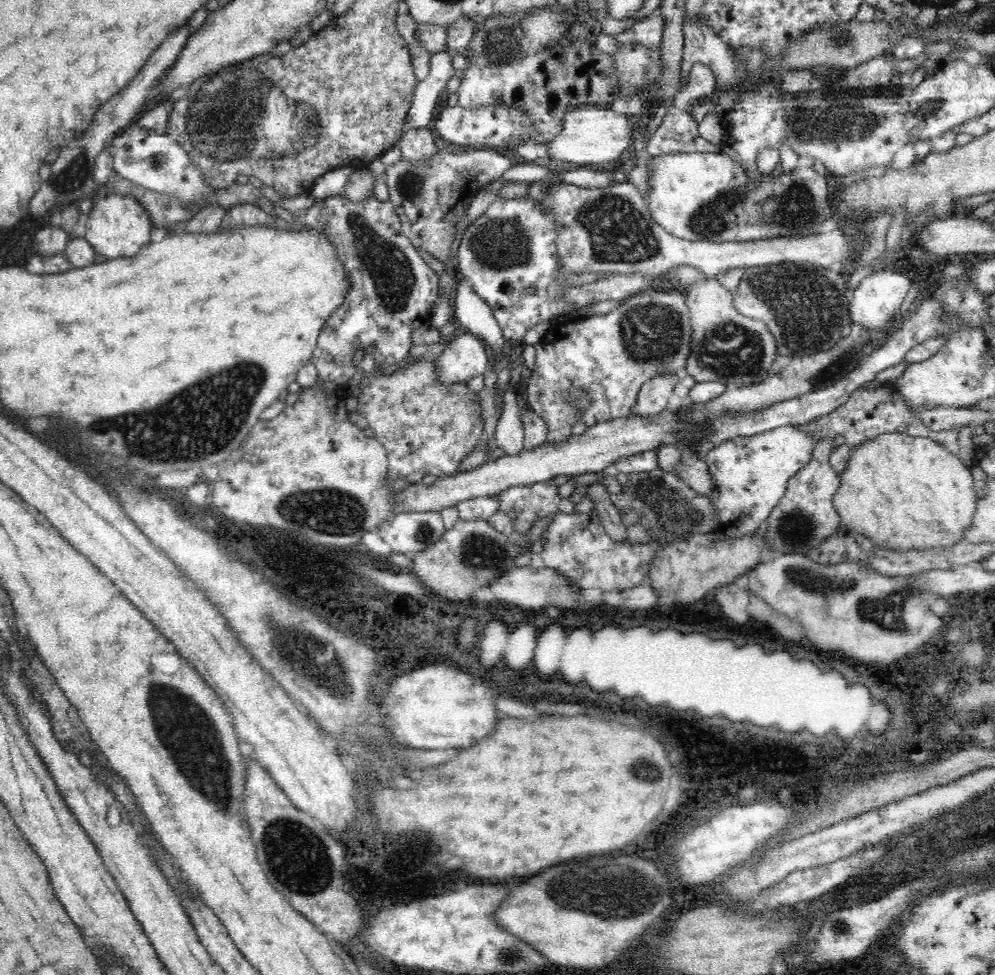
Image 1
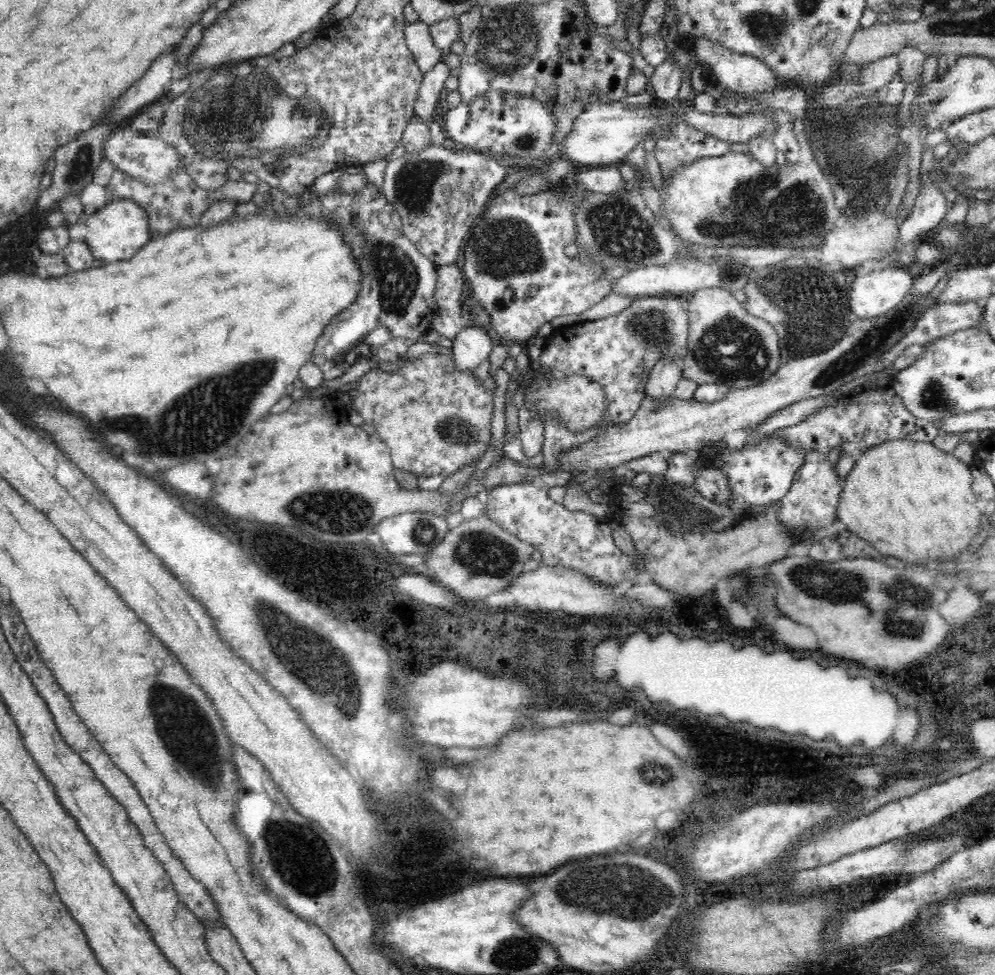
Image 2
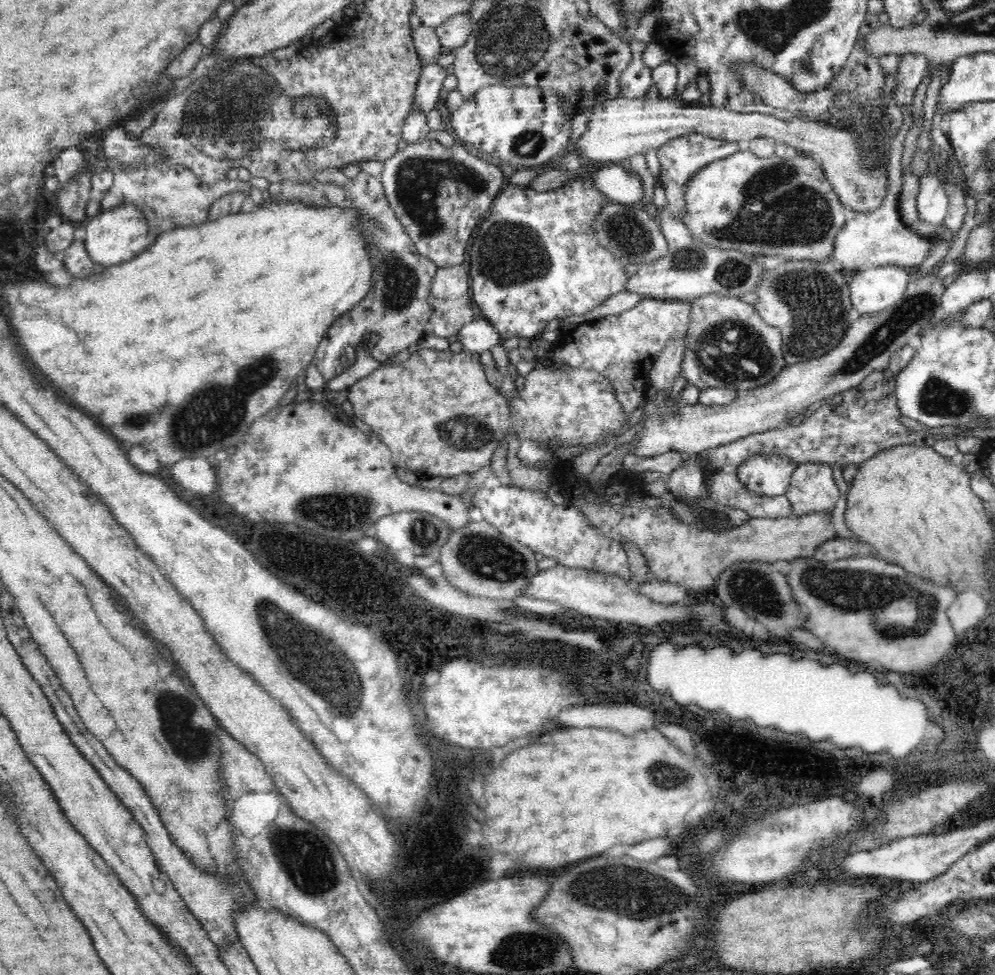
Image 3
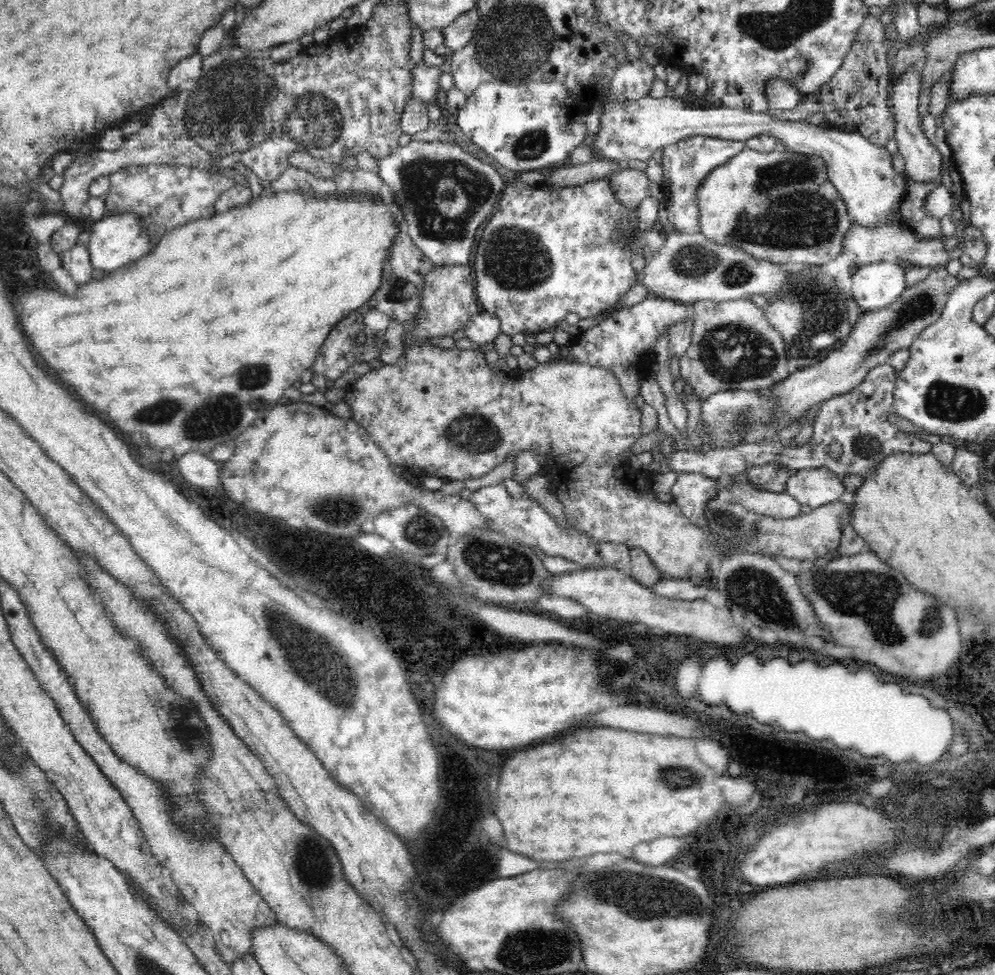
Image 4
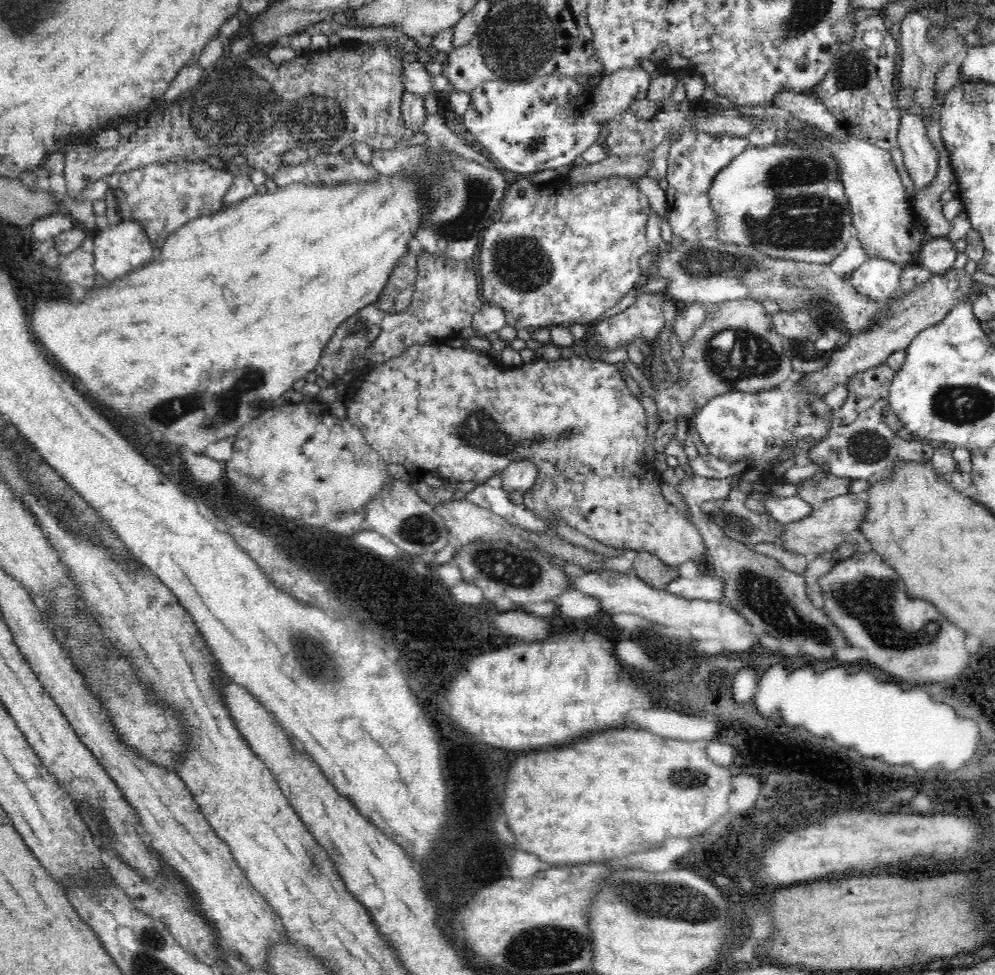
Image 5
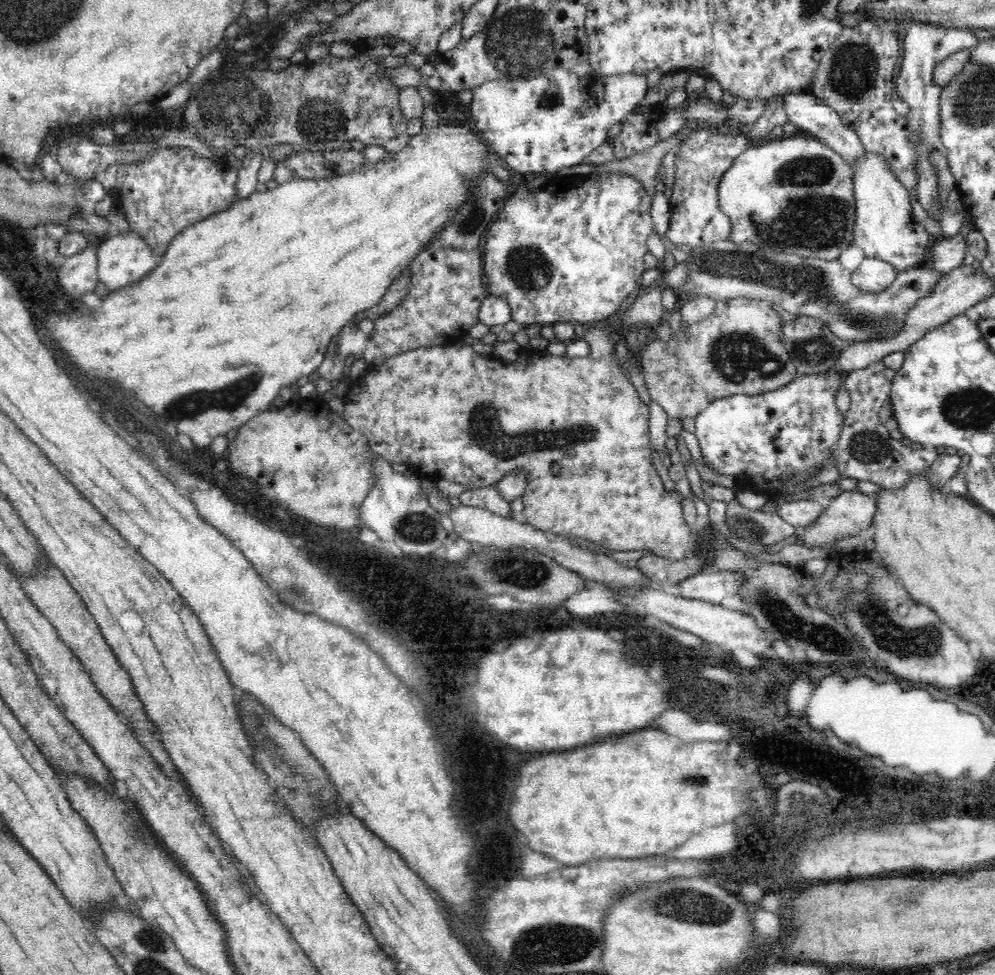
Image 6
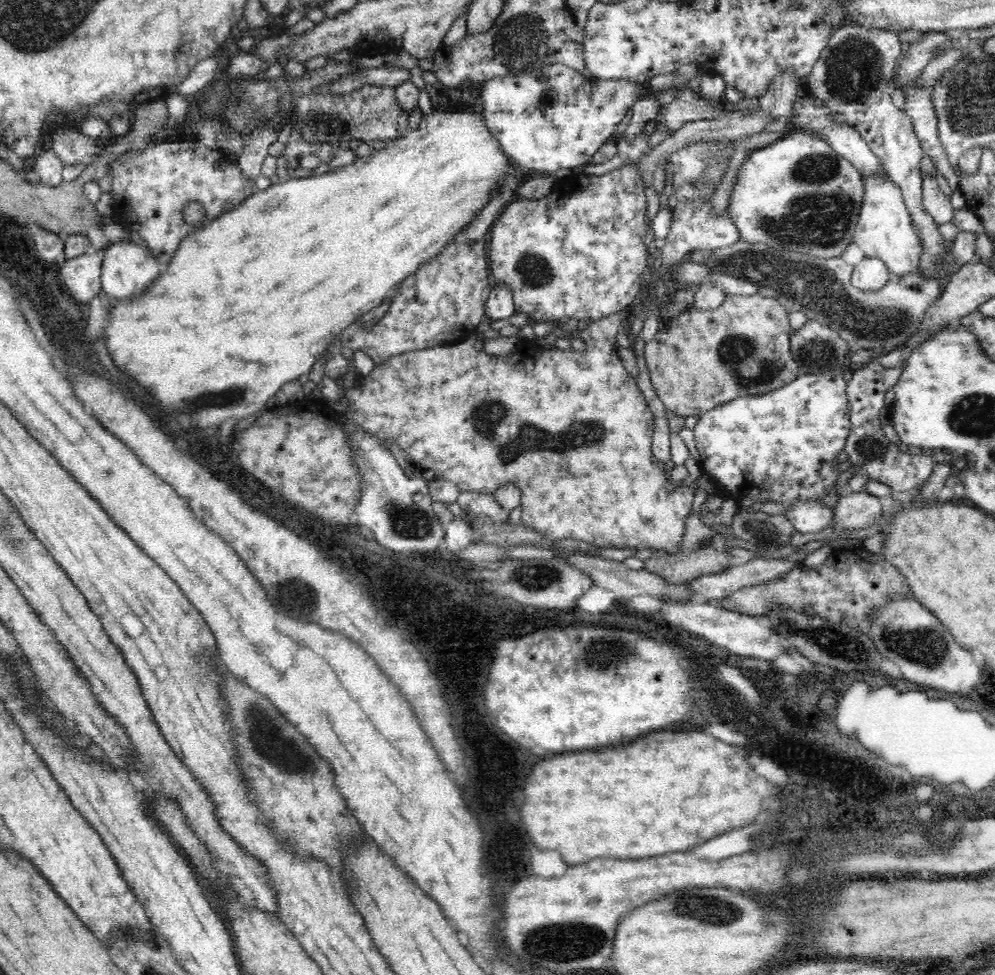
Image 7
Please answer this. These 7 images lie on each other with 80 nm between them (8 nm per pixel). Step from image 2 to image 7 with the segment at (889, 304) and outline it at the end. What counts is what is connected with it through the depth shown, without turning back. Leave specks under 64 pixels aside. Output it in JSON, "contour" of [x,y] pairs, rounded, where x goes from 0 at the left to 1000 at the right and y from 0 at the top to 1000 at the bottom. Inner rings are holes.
{"contour":[[[869,263],[857,274],[855,291],[862,297],[877,298],[888,295],[894,286],[893,277],[887,267]]]}

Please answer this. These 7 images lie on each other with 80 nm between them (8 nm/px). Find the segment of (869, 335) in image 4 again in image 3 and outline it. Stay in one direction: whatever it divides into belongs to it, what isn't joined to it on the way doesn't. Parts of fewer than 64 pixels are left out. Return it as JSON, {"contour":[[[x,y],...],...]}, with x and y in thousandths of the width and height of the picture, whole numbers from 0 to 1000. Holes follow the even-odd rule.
{"contour":[[[946,268],[936,275],[933,283],[925,285],[919,291],[915,288],[909,304],[890,318],[859,323],[844,353],[828,365],[812,371],[802,371],[796,377],[788,377],[776,392],[764,398],[742,401],[742,408],[734,416],[711,418],[704,412],[693,416],[683,414],[685,426],[678,426],[669,415],[666,403],[649,409],[646,426],[651,426],[651,433],[639,466],[661,468],[671,463],[683,463],[690,467],[702,467],[754,445],[790,439],[795,435],[796,429],[808,425],[812,416],[860,398],[876,381],[892,376],[898,362],[911,355],[917,345],[924,344],[943,323],[947,302],[952,296],[949,287],[941,283],[945,275]]]}

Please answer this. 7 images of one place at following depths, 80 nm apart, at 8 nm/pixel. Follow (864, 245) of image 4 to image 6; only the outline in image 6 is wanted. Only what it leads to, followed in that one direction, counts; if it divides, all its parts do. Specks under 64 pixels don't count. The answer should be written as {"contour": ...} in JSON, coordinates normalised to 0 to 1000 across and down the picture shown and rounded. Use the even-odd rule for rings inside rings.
{"contour":[[[960,240],[954,244],[945,243],[940,252],[936,252],[936,275],[950,281],[954,277],[969,271],[973,263],[973,243]]]}

